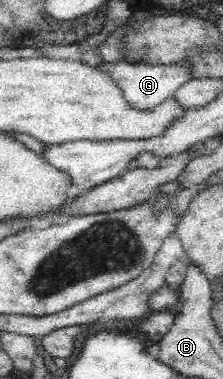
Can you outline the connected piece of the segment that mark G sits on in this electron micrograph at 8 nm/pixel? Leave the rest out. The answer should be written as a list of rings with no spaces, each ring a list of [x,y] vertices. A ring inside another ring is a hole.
[[[124,61],[99,65],[98,69],[102,70],[102,73],[110,75],[112,82],[122,90],[125,101],[139,111],[152,111],[154,107],[162,105],[168,97],[172,96],[180,85],[191,80],[190,70],[185,69],[183,65],[161,66],[160,64],[144,63],[137,65]]]

